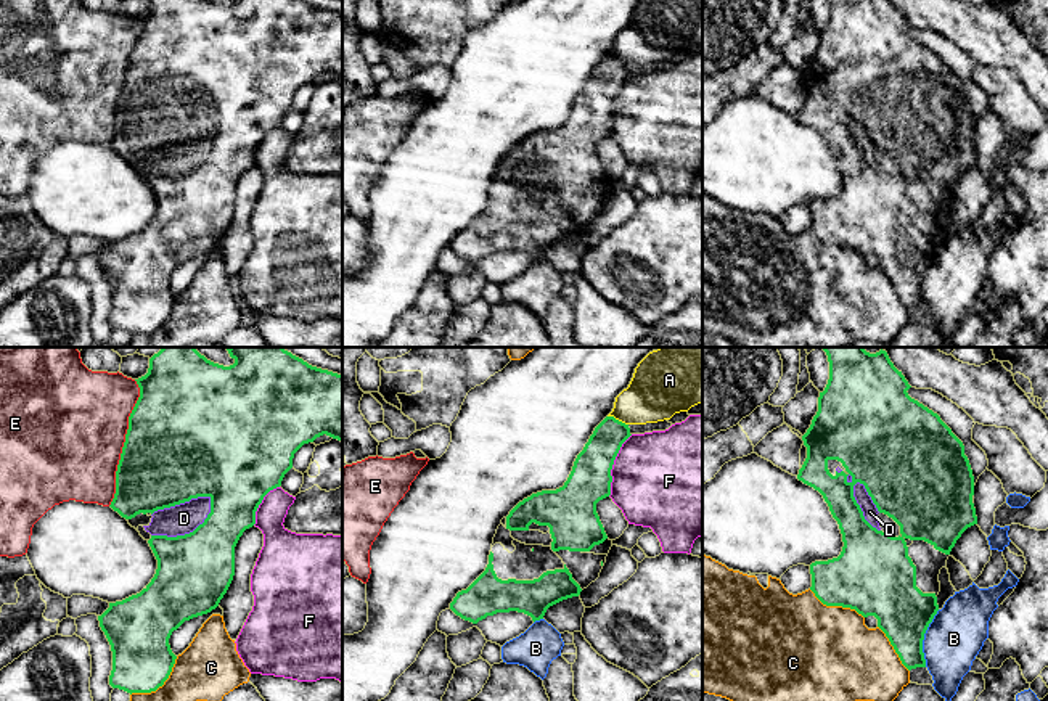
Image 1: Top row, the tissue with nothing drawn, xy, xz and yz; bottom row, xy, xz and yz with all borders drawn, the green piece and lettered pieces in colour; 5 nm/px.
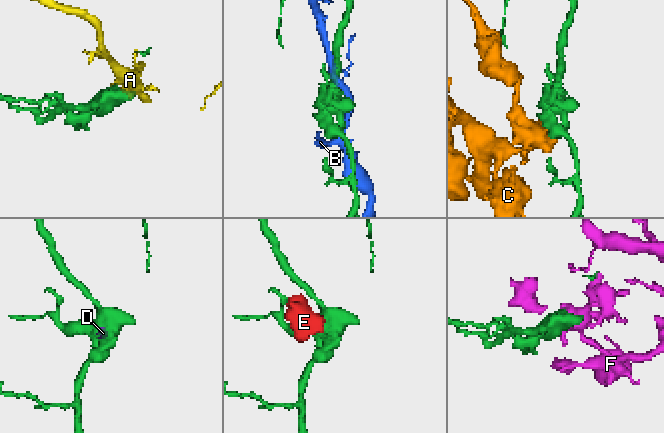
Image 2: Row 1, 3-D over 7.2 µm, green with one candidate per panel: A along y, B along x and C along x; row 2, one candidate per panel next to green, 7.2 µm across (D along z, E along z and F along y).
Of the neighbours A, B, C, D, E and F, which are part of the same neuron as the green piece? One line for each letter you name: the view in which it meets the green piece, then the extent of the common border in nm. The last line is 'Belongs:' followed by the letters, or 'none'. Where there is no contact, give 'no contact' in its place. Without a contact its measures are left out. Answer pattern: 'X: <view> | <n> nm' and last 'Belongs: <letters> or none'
D: xy | 360 nm
Belongs: D

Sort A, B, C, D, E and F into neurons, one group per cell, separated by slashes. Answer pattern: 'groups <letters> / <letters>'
groups A / B / C / D / E / F

